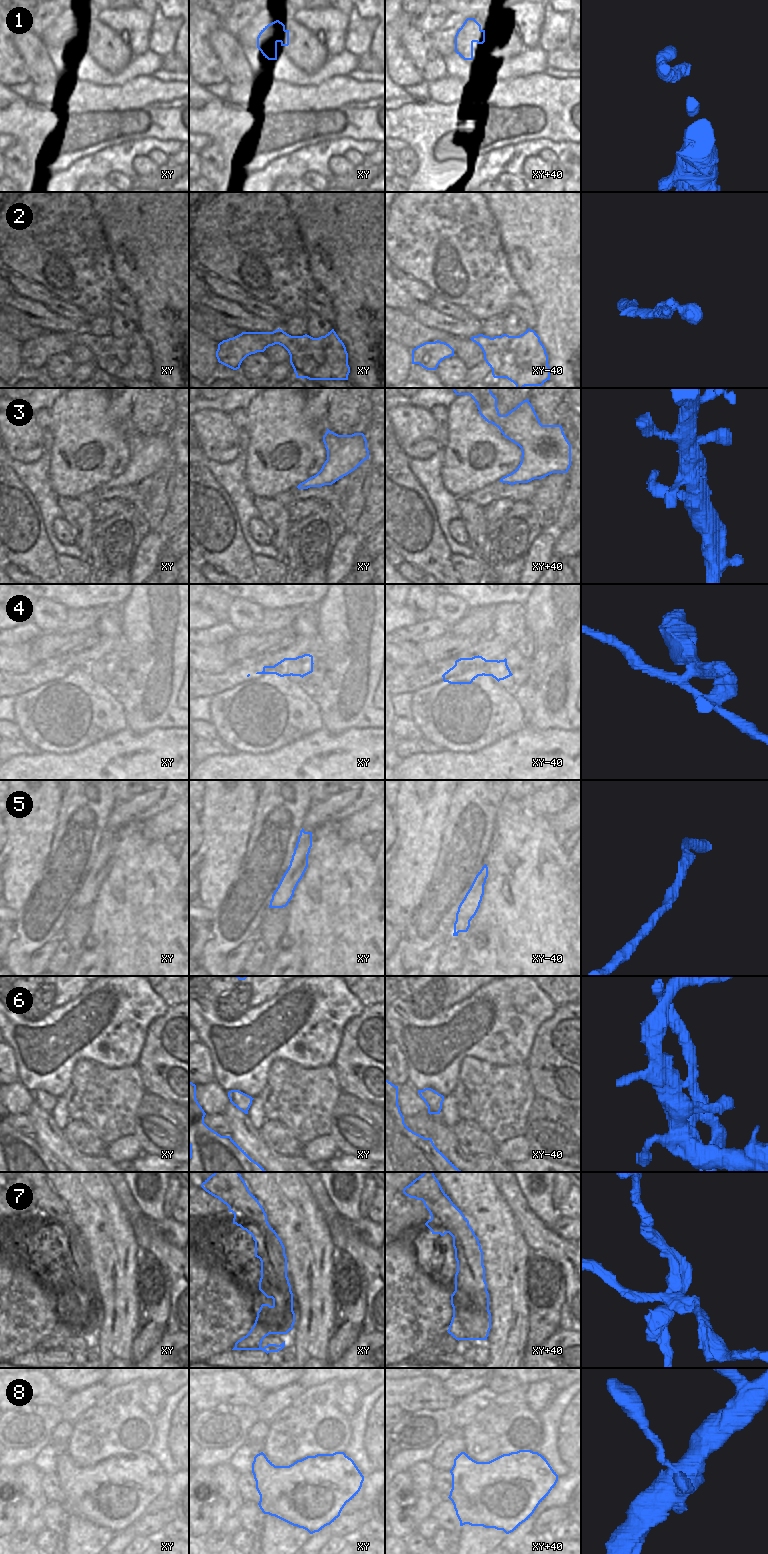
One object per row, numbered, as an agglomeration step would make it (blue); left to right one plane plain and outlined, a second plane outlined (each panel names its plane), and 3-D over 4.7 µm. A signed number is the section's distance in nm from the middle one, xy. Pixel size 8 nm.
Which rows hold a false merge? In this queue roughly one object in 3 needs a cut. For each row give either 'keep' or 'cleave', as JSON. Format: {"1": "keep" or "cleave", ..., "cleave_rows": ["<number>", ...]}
{"1": "keep", "2": "keep", "3": "keep", "4": "cleave", "5": "keep", "6": "cleave", "7": "cleave", "8": "keep", "cleave_rows": ["4", "6", "7"]}

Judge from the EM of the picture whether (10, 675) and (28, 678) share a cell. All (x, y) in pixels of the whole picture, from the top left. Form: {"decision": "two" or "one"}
{"decision": "one"}

